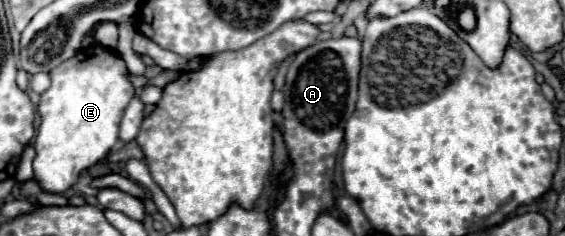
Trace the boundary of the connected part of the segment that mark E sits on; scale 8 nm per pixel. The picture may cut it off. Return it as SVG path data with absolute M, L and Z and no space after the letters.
M102 45L80 49L72 59L52 69L50 77L52 77L52 85L48 91L40 95L40 103L38 103L38 113L42 117L42 123L34 139L34 149L36 149L34 179L48 193L64 193L76 183L80 171L88 169L90 165L98 163L110 153L110 149L118 141L118 127L122 115L128 103L132 101L132 97L136 95L136 89L130 83L130 73L124 59L116 51L106 49Z

